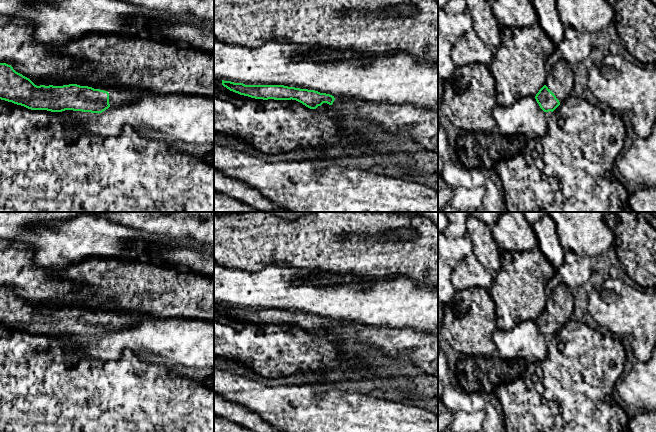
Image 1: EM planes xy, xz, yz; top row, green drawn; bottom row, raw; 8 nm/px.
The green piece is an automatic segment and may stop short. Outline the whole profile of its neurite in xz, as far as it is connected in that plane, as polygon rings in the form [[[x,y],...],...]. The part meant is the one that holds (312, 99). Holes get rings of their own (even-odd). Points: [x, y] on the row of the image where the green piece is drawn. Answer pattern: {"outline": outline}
{"outline": [[[222,80],[222,85],[240,95],[255,99],[296,100],[310,109],[332,108],[343,114],[354,113],[393,135],[409,137],[425,149],[438,152],[438,110],[408,104],[366,102],[334,97],[315,90],[284,85],[245,85]]]}

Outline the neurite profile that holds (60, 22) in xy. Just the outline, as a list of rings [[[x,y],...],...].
[[[57,0],[54,2],[29,2],[23,6],[21,12],[12,18],[12,20],[16,20],[22,12],[28,12],[35,16],[35,18],[27,22],[27,24],[31,23],[35,26],[34,36],[36,40],[42,43],[55,45],[67,44],[92,33],[158,38],[156,33],[162,27],[179,23],[196,23],[192,18],[181,18],[170,13],[146,12],[133,4],[119,0]]]

